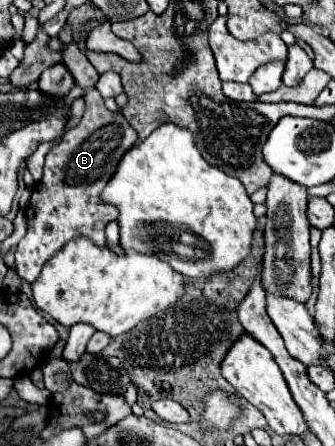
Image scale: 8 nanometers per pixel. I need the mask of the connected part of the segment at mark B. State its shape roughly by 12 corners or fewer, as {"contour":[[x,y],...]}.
{"contour":[[78,42],[64,64],[86,110],[46,154],[16,272],[34,282],[76,236],[106,246],[98,200],[136,142]]}

